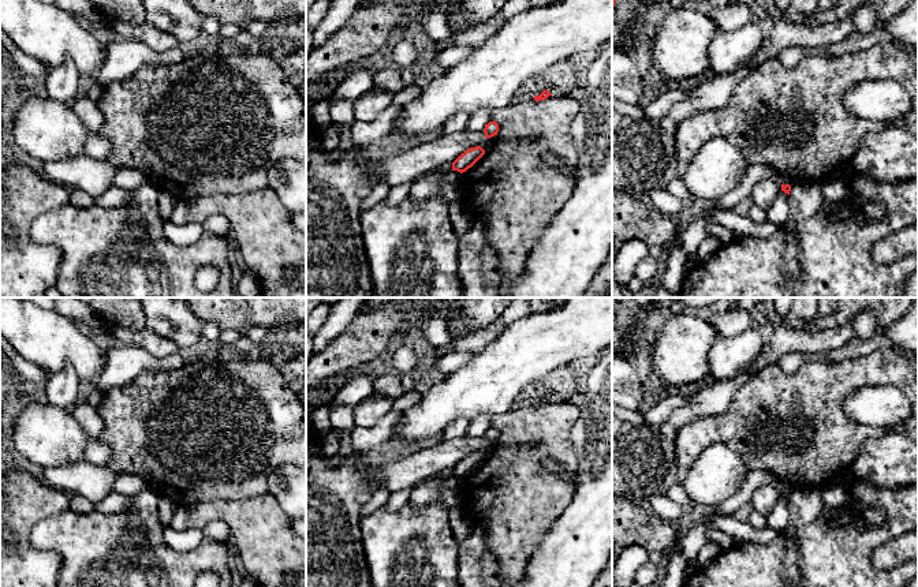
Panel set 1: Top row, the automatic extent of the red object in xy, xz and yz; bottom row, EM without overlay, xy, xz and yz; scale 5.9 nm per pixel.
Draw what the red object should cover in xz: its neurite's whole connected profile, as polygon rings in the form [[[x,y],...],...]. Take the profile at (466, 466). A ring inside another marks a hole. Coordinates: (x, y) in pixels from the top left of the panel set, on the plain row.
[[[481,452],[471,453],[462,459],[454,468],[452,476],[458,476],[460,479],[466,478],[471,474],[482,461],[485,456]]]

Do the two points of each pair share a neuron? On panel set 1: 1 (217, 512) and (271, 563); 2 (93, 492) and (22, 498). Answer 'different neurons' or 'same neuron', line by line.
1: same neuron
2: different neurons

